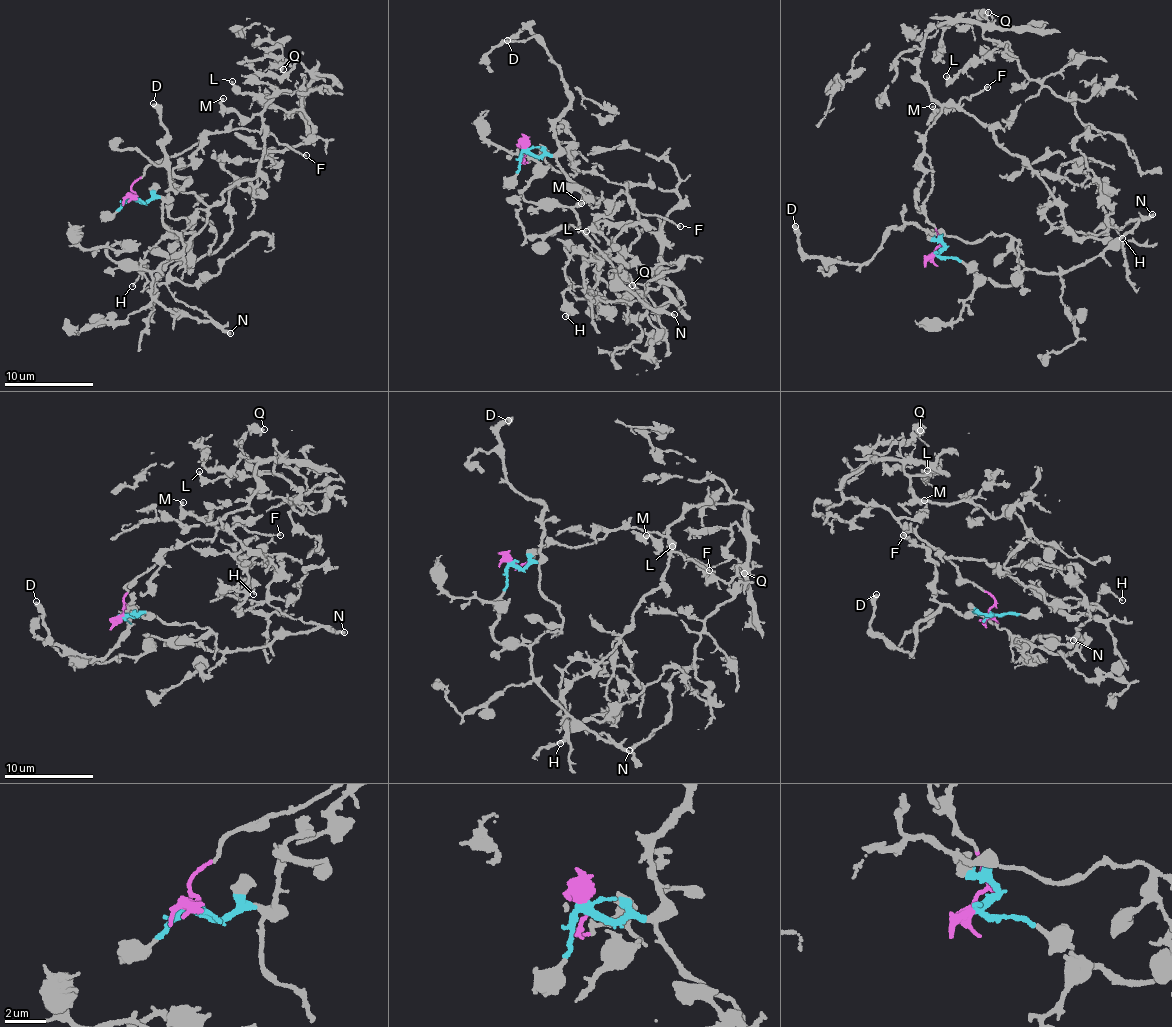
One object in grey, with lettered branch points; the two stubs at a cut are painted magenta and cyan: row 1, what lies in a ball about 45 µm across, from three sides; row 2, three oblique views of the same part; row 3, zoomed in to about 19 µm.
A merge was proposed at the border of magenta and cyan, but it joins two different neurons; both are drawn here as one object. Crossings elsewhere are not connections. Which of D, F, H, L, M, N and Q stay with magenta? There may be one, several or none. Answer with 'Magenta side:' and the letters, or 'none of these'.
Magenta side: F, L, M, Q

